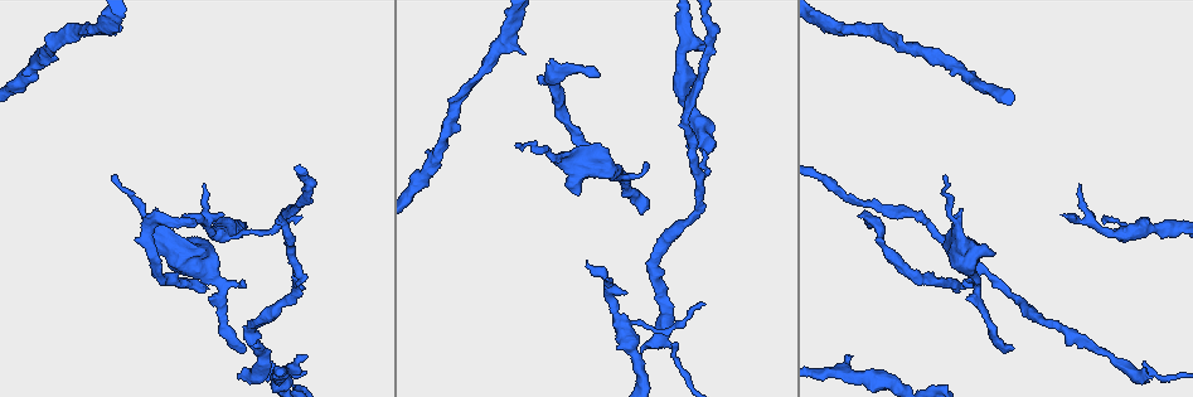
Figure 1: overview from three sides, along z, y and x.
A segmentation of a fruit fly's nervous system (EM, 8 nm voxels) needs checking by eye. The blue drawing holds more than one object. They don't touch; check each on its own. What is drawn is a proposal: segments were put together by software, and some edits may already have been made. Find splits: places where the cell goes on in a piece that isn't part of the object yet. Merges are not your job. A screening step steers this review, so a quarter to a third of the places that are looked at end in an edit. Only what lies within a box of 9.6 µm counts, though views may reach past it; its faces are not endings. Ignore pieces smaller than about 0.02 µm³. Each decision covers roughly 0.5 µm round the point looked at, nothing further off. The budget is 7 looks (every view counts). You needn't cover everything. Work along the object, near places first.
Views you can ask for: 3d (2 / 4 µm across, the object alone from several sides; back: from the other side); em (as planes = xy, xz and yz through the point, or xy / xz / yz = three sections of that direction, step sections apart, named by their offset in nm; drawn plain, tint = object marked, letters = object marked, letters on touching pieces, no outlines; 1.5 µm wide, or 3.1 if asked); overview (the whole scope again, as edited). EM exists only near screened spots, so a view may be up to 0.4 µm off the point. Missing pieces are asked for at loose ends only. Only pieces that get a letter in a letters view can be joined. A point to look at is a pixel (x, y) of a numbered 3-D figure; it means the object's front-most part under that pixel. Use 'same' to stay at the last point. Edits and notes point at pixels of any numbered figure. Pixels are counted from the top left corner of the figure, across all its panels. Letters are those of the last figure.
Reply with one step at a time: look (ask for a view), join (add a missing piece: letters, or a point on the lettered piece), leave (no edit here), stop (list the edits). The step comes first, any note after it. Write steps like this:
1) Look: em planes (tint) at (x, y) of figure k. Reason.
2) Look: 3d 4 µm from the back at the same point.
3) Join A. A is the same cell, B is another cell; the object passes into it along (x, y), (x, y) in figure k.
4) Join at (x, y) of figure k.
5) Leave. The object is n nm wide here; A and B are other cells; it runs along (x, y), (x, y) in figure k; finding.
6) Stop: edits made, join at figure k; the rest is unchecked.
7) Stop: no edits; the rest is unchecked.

Look: em planes (letters) at (197, 225) of figure 1. Branch stops here.

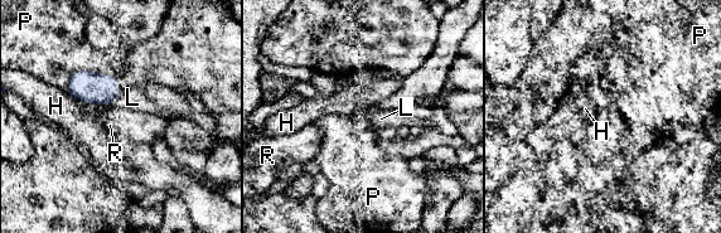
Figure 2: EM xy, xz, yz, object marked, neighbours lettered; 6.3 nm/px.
Leave. H, L, P and R are other cells; a border runs along (117, 95), (109, 103) in figure 2; no lettered piece goes on from it.

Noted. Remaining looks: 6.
Look: 3d 2 µm at (640, 214) of figure 1. Branch stops here.

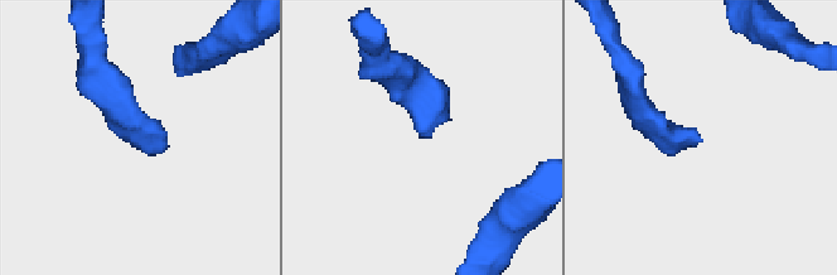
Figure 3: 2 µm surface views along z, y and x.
Look: em xy step 8 (letters) at (699, 137) of figure 3.

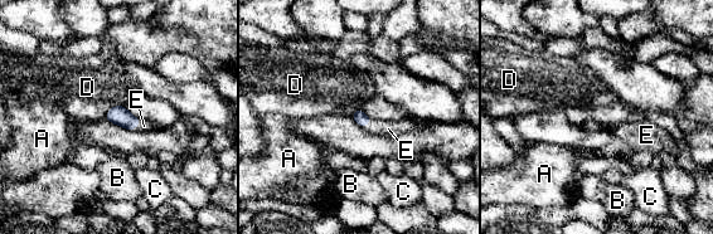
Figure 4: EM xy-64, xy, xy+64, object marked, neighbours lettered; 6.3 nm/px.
Join E. The longest contact is with D, 150 nm; E is the same cell, A, B, C and D are other cells; it goes on there.

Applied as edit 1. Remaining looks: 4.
Look: em yz step 8 (tint) at (1148, 375) of figure 1. Free end.

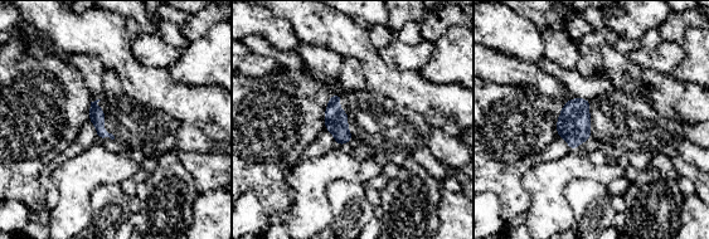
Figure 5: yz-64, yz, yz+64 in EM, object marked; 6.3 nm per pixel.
Look: em planes (letters) at the same point.

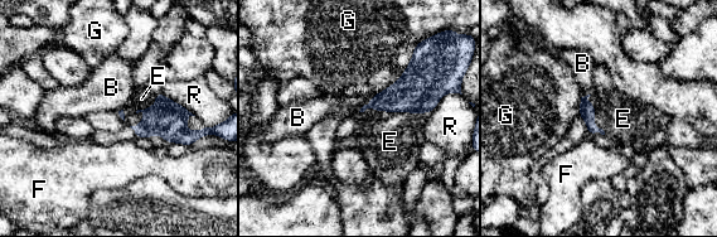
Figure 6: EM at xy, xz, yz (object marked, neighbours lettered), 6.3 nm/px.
Join E. The longest contact is with E, 440 nm; E is the same cell, B, F, G and R are other cells; the cell continues.

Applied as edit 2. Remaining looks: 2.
Stop: edits made, join at figure 4, join at figure 6; the rest is unchecked.

